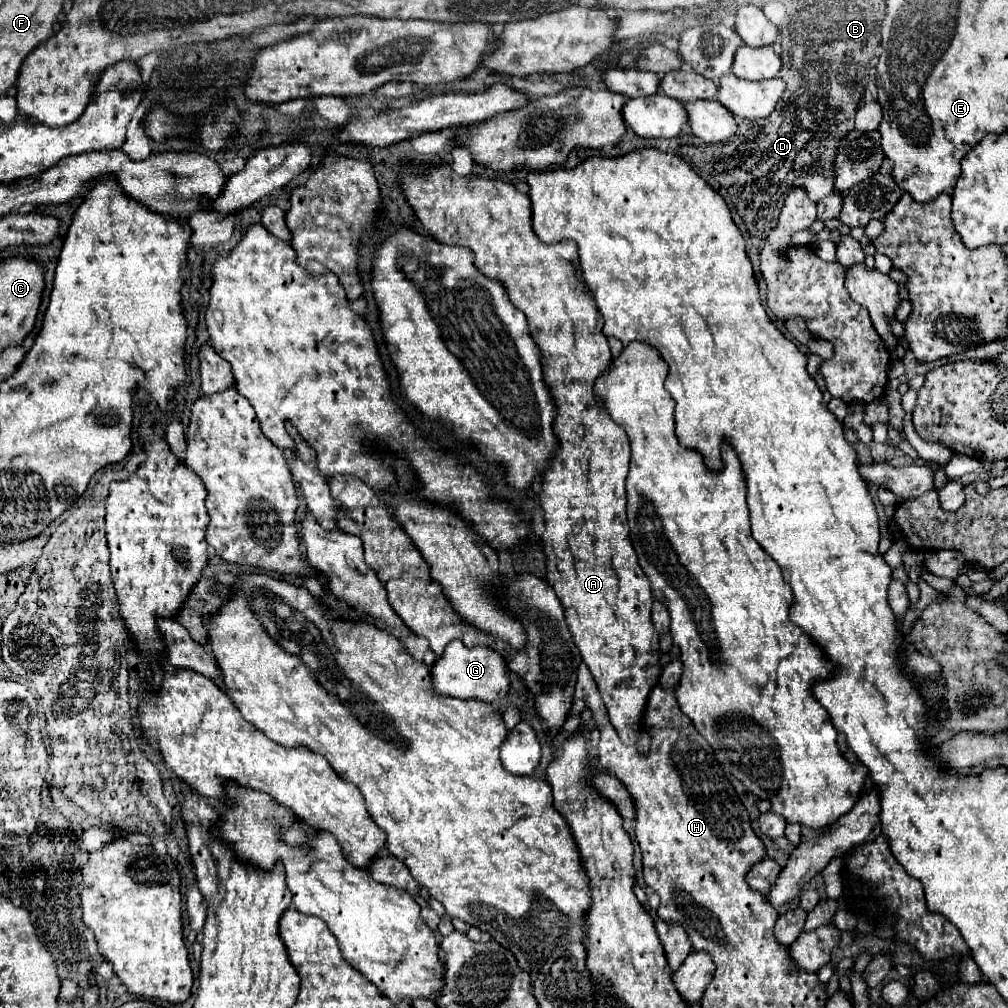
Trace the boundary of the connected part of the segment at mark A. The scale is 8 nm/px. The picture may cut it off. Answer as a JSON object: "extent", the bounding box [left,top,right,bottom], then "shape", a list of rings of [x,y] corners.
{"extent":[402,165,660,755],"shape":[[[442,165],[442,167],[430,167],[428,175],[402,175],[402,189],[406,193],[406,199],[408,203],[414,207],[416,211],[416,217],[420,219],[422,227],[440,243],[444,245],[458,245],[458,247],[466,247],[470,251],[474,251],[474,265],[480,273],[488,275],[488,279],[496,279],[504,285],[506,289],[506,295],[508,299],[512,301],[514,307],[518,307],[526,319],[528,319],[528,331],[530,331],[530,337],[534,339],[534,343],[538,345],[540,349],[540,355],[542,355],[542,373],[544,373],[544,383],[548,385],[550,389],[550,395],[552,395],[552,401],[554,401],[554,407],[556,407],[556,417],[554,417],[554,423],[552,423],[552,429],[554,429],[554,435],[558,439],[558,449],[556,453],[552,455],[552,463],[550,467],[544,471],[542,475],[542,487],[540,487],[540,507],[544,511],[544,523],[546,523],[546,531],[542,533],[542,543],[544,543],[544,553],[546,553],[546,573],[548,573],[548,583],[552,585],[556,597],[560,599],[562,607],[564,607],[564,615],[566,615],[566,623],[572,631],[572,637],[574,637],[574,643],[576,647],[580,649],[580,655],[582,655],[582,661],[588,665],[590,673],[594,675],[596,683],[598,683],[598,689],[600,689],[600,695],[602,695],[602,701],[608,709],[608,715],[610,715],[610,721],[614,723],[620,739],[624,743],[632,743],[642,755],[648,755],[650,751],[650,735],[644,735],[644,731],[640,731],[640,715],[644,715],[644,703],[648,703],[648,691],[652,691],[652,685],[658,683],[660,679],[660,635],[656,633],[652,621],[650,621],[650,609],[652,609],[652,591],[650,591],[650,583],[648,583],[648,577],[644,575],[644,571],[640,569],[638,565],[638,557],[634,553],[634,547],[630,543],[630,529],[628,529],[628,523],[626,523],[626,491],[624,491],[624,481],[626,481],[626,475],[628,475],[628,463],[630,463],[630,443],[628,443],[628,435],[624,429],[620,429],[620,425],[616,425],[608,411],[598,403],[596,395],[594,395],[594,383],[598,379],[600,373],[608,371],[610,365],[612,365],[612,355],[610,355],[610,347],[608,347],[608,341],[606,337],[600,333],[602,329],[602,319],[600,319],[600,311],[596,311],[596,303],[592,303],[592,295],[588,295],[588,287],[584,287],[584,279],[580,275],[580,261],[578,261],[578,251],[576,251],[576,243],[572,241],[560,241],[560,243],[554,243],[554,245],[546,245],[542,243],[540,239],[536,239],[536,233],[532,231],[532,203],[530,199],[520,193],[514,185],[510,183],[500,183],[498,179],[482,179],[482,177],[476,177],[476,175],[470,175],[470,177],[460,177],[452,171],[450,165]]]}

